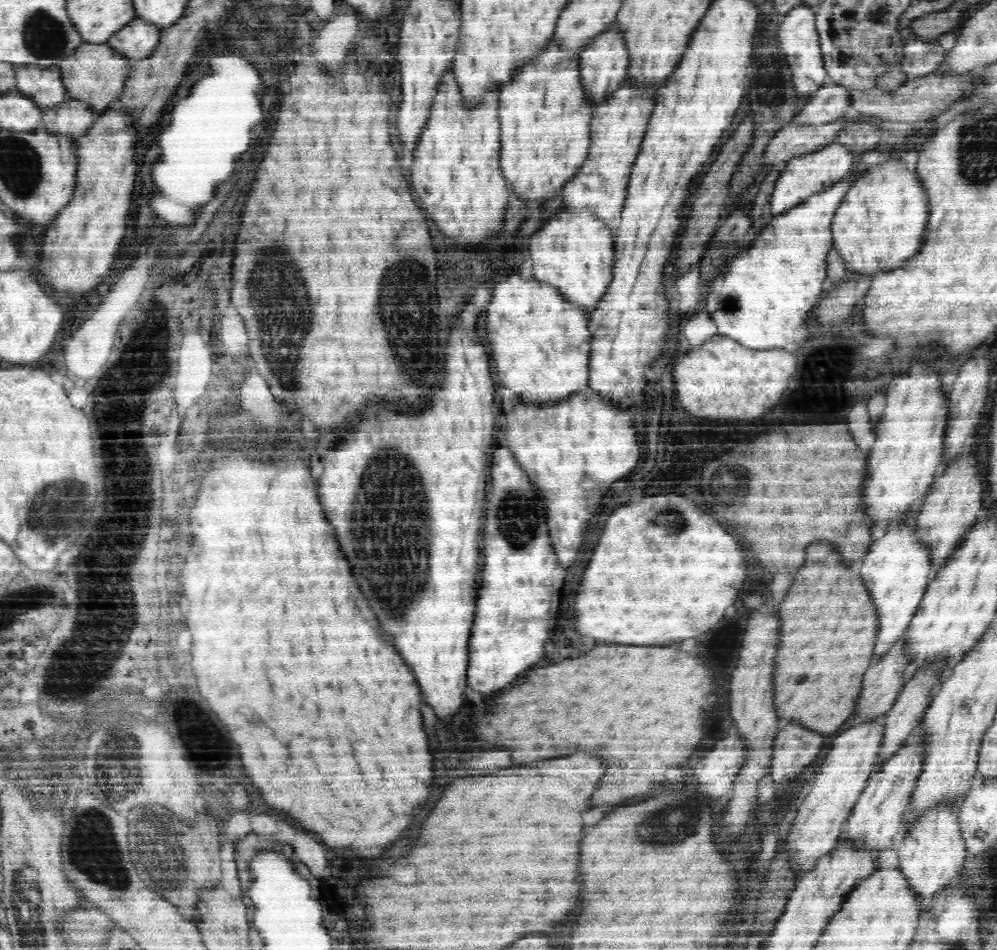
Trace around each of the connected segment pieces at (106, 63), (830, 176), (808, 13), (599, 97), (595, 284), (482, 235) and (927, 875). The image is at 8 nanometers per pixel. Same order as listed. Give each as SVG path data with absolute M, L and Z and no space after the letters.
M82 44L74 56L60 63L61 79L66 87L69 100L77 100L96 110L98 114L110 106L112 100L120 98L124 83L128 80L130 64L126 57L118 56L112 47L106 44Z
M842 143L827 144L817 151L790 159L785 169L777 178L776 187L771 196L772 216L785 213L817 192L832 188L834 184L846 177L854 168L854 153Z
M802 4L789 10L784 14L782 21L779 22L778 29L773 36L778 41L782 53L787 57L786 61L788 62L788 67L790 67L794 88L802 100L804 100L804 96L810 97L829 81L824 60L822 60L813 7Z
M612 26L594 38L593 43L588 48L582 49L578 56L581 82L586 89L590 103L596 107L598 102L608 99L608 96L614 94L626 80L626 72L629 70L626 42L622 34L619 34L618 27Z
M560 210L556 216L548 220L548 224L542 226L542 230L538 230L538 234L530 238L530 254L534 260L534 278L542 283L550 284L554 290L558 290L560 295L564 295L568 302L582 307L584 311L593 310L613 279L614 242L612 242L612 234L606 226L602 226L602 220L598 220L598 216L590 216L590 212L582 212L582 216L578 216L578 212Z
M450 70L446 72L446 80L442 80L442 88L438 88L438 96L434 96L434 108L430 112L430 124L426 126L426 132L422 132L422 140L418 140L418 148L414 148L414 160L410 168L414 192L438 228L456 242L480 244L486 238L494 238L494 234L498 234L504 226L504 210L508 202L508 184L500 172L498 94L486 92L486 100L482 100L478 108L462 108L458 82Z
M940 806L932 812L924 812L910 824L910 834L904 838L899 852L899 867L913 885L913 891L920 896L920 912L926 912L930 908L930 902L936 892L942 892L952 880L956 880L958 872L961 872L966 856L965 840L962 840L959 810L956 814L956 806L946 808Z

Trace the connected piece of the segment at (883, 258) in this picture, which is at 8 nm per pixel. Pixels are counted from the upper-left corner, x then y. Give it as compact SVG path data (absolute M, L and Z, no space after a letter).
M890 160L867 167L844 196L832 222L833 247L839 250L850 272L870 276L890 272L902 268L918 252L929 222L929 197L925 191L920 177L908 172L904 162Z

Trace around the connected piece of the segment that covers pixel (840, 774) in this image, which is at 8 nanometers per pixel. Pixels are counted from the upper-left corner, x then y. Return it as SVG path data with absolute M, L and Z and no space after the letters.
M872 722L872 724L860 724L858 728L852 727L852 730L844 731L844 734L838 735L838 738L833 740L827 757L817 771L809 795L802 801L802 804L799 804L795 817L790 821L790 828L787 830L789 835L786 835L785 838L785 851L789 852L790 860L797 864L798 872L803 875L810 872L815 864L818 864L818 858L830 852L834 848L834 844L838 842L838 836L843 831L843 824L853 811L854 805L867 785L869 776L873 774L873 768L876 767L878 751L880 751L884 736L884 724Z

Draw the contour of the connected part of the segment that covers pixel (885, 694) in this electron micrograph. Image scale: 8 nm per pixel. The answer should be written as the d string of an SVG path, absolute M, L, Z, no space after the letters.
M898 638L898 642L894 644L888 650L888 654L884 656L878 662L872 662L870 664L870 668L867 668L866 676L864 676L862 681L862 690L860 694L860 698L857 700L857 706L853 710L856 713L856 718L860 720L860 722L872 722L872 720L876 720L878 716L884 716L886 712L890 712L898 694L901 692L904 682L903 678L908 678L906 675L906 670L908 669L908 664L910 664L910 657L907 656L907 652L905 652L907 648L905 648L905 638Z

